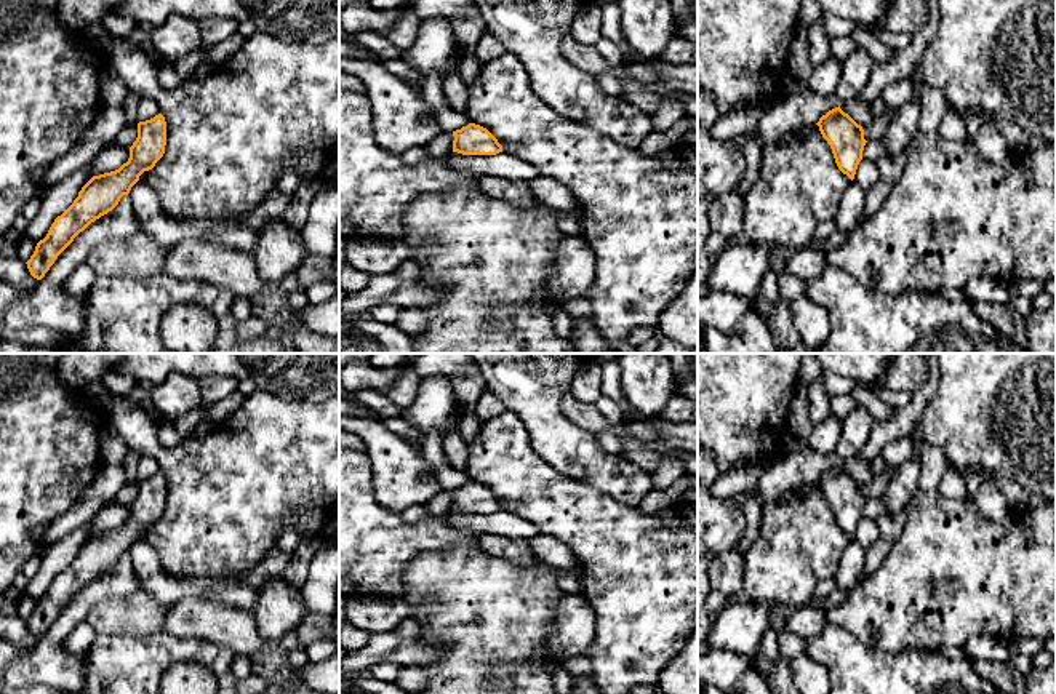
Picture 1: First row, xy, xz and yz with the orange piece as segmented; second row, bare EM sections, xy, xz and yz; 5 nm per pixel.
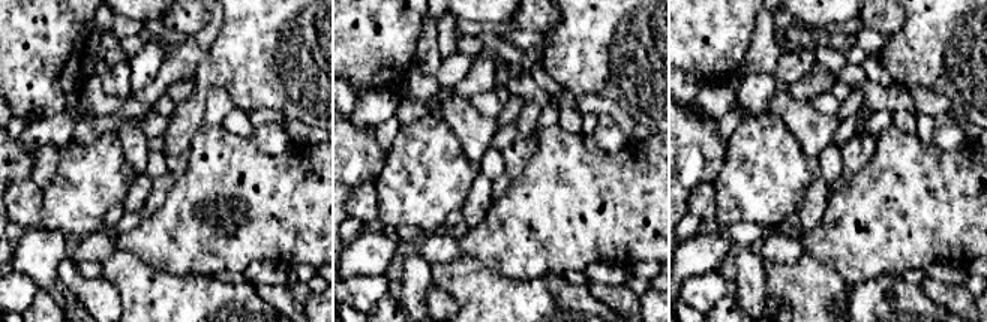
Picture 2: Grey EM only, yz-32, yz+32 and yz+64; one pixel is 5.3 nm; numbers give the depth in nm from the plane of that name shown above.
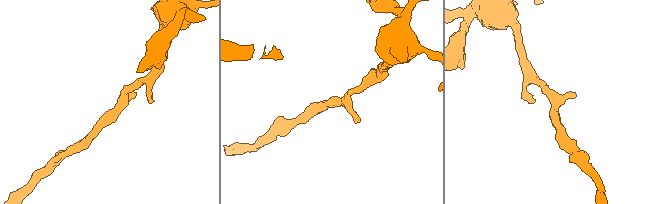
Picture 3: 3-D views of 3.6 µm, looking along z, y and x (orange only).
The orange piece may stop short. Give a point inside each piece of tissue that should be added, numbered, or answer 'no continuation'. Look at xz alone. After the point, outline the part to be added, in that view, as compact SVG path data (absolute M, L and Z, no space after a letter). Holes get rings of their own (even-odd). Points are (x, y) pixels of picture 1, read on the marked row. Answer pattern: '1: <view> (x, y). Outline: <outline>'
no continuation

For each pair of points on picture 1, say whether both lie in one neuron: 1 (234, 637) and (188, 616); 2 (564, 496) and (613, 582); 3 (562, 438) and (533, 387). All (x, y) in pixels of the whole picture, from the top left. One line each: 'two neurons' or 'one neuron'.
1: one neuron
2: one neuron
3: one neuron

